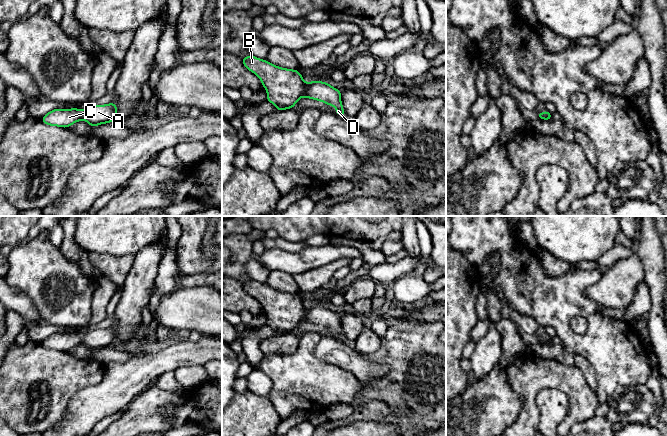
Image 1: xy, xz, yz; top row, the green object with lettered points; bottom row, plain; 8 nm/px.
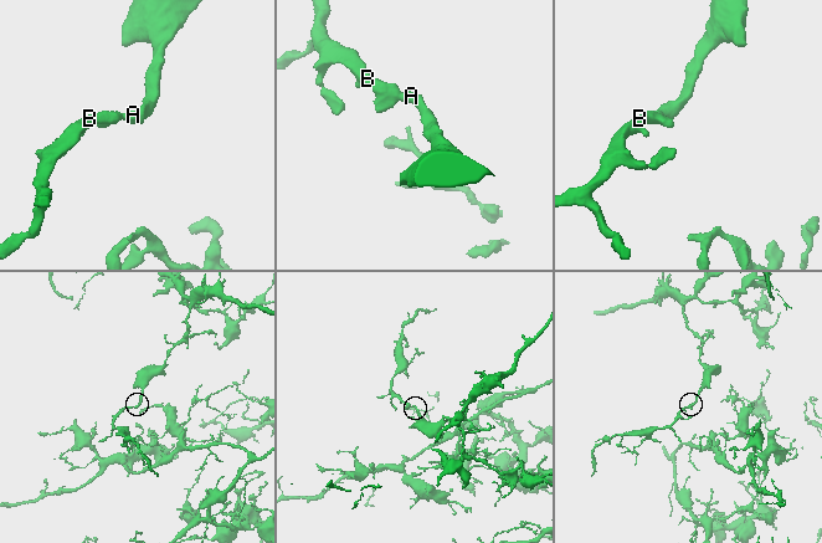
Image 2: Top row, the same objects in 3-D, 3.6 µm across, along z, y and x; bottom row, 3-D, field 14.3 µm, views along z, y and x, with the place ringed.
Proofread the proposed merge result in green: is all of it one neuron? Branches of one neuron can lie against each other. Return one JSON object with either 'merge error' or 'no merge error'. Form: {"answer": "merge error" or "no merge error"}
{"answer": "no merge error"}

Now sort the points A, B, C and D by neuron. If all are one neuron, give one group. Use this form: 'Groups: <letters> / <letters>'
Groups: A B C D

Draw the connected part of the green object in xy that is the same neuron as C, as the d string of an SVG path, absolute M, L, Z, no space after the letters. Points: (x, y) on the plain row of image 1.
M116 327L105 329L88 329L85 334L78 332L54 333L42 341L41 345L50 350L68 352L72 348L84 344L92 351L112 347L117 341Z

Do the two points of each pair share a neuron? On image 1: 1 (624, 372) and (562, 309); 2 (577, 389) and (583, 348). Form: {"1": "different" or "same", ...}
{"1": "same", "2": "different"}

